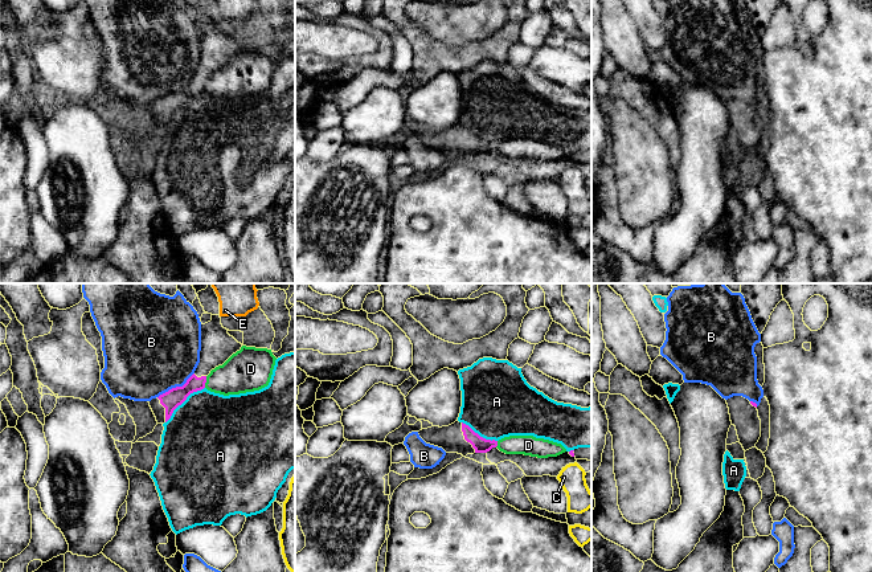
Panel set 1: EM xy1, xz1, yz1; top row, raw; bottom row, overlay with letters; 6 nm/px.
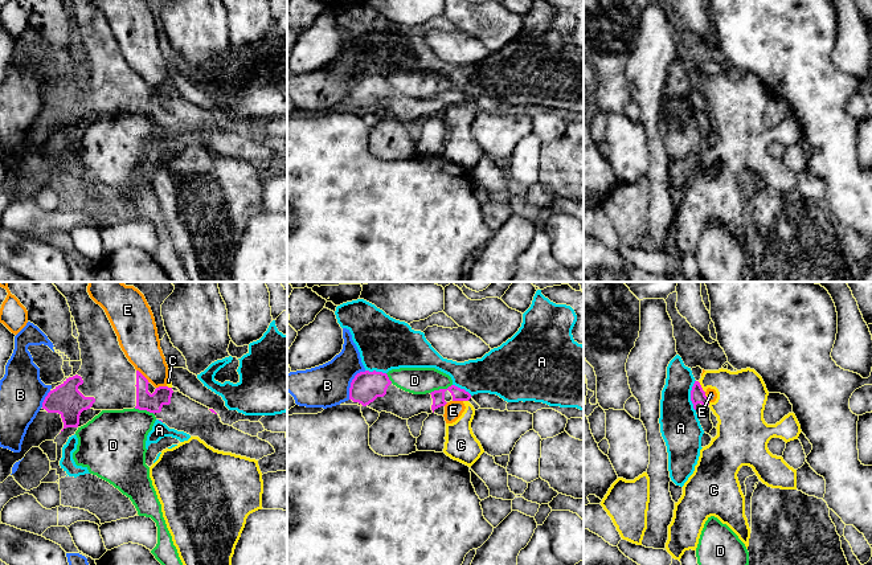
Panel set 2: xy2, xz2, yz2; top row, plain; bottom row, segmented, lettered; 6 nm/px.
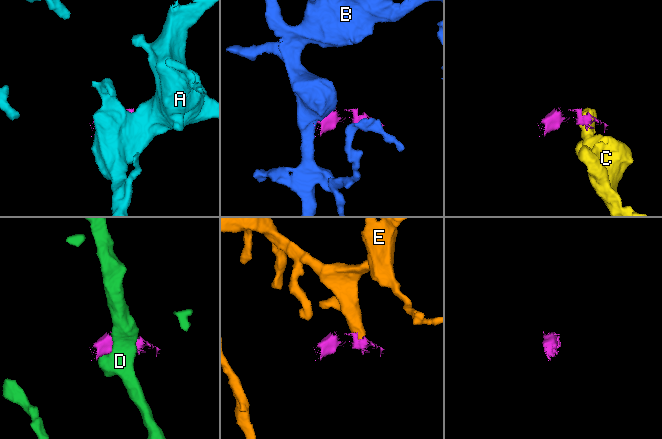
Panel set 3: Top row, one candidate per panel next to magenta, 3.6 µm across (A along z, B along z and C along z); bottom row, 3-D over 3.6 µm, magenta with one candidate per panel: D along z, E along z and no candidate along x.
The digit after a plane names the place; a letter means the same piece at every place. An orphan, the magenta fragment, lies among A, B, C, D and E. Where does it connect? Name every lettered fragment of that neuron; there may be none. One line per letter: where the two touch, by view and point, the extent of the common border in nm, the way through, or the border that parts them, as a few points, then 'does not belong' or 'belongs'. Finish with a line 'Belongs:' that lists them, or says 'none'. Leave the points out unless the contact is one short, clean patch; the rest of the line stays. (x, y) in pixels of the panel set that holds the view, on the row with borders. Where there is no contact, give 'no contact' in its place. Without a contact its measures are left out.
A: contact xy1 (183, 401); length 320 nm; does not belong
B: contact xy1 (176, 387); length 280 nm; border xy1 (193, 372), (181, 385), (172, 387), (158, 397); does not belong
C: contact yz2 (700, 387); length 80 nm; border yz2 (697, 381), (704, 392); does not belong
D: contact xz2 (441, 389); length 150 nm; does not belong
E: contact xy2 (143, 376); length 120 nm; border xy2 (136, 369), (148, 383); does not belong
Belongs: none

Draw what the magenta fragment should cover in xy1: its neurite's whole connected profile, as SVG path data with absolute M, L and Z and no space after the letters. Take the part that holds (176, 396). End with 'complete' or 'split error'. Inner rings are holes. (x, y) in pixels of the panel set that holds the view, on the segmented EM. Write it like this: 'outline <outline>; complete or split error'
outline M212 315L212 320L201 323L201 351L200 363L195 373L183 387L176 387L152 399L150 406L157 424L167 422L173 410L181 405L187 397L205 388L206 376L218 365L222 365L233 354L242 347L228 330L222 327L220 315Z; split error

